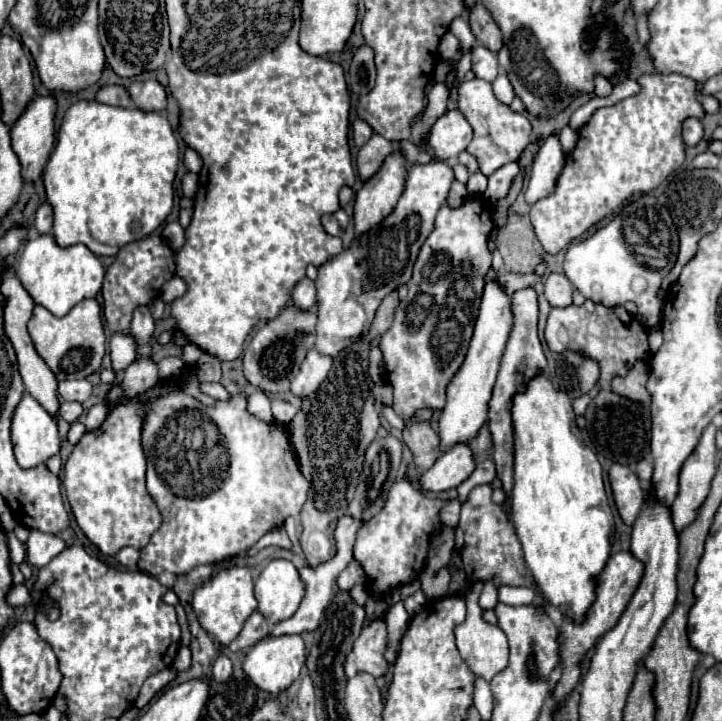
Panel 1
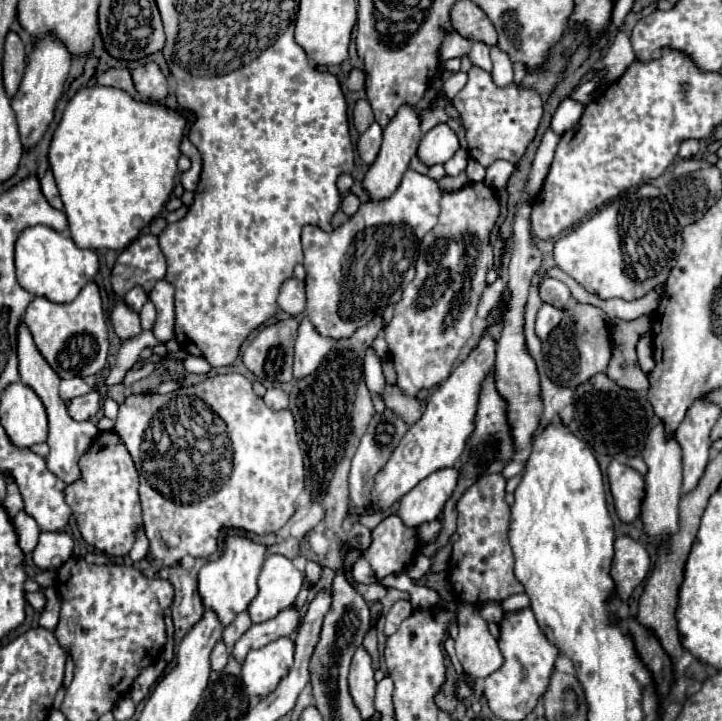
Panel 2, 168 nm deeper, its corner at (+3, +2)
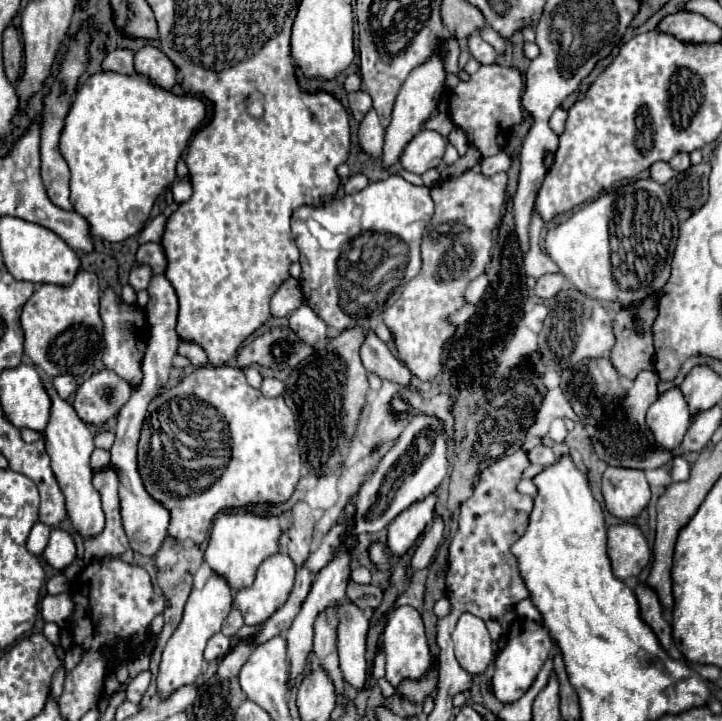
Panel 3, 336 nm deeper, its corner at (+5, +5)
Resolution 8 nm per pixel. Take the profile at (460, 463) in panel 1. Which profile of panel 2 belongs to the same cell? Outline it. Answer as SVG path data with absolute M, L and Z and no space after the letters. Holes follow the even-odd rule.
M456 467L440 469L422 479L410 493L400 501L398 515L408 527L418 527L426 521L432 521L442 513L444 503L452 495L460 471Z

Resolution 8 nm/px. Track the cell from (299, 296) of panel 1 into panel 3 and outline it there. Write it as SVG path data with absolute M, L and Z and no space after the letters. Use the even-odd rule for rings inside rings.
M288 278L272 296L270 300L270 314L272 316L288 316L304 302L300 282L296 278Z

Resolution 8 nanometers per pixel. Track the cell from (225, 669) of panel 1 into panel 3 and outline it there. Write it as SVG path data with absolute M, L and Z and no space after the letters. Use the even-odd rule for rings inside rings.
M222 632L214 634L214 636L208 640L206 650L204 650L204 658L206 658L206 662L218 658L218 656L224 654L228 648L230 648L230 638L226 638Z

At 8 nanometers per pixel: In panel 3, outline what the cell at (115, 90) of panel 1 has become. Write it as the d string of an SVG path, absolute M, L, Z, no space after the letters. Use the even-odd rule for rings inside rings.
M114 50L110 52L104 62L102 62L102 70L112 70L112 72L120 72L120 74L134 74L134 52L132 50Z

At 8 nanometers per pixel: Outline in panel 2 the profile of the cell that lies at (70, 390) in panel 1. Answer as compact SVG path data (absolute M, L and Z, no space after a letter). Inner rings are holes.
M72 377L72 379L64 379L60 383L60 397L64 399L64 403L68 403L74 397L86 395L88 391L92 391L90 385L86 385L86 381L82 377Z

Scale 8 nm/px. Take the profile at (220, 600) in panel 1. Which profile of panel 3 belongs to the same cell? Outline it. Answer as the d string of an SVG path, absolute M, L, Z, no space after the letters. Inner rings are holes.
M220 512L214 520L210 542L208 542L208 548L206 548L206 554L204 554L212 572L226 576L228 584L234 590L250 586L254 582L258 566L268 556L278 552L278 540L282 536L280 522L288 516L290 516L290 512L284 512L280 516L258 516L258 514L252 514L252 512L236 512L236 514Z

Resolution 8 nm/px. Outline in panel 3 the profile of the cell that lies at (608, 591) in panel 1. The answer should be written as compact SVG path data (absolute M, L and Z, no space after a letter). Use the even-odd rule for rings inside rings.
M634 524L608 526L608 556L620 580L638 576L650 562L650 548Z

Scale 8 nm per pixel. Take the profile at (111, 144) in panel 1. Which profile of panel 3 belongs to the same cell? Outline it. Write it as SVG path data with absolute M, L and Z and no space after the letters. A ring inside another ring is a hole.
M98 72L82 84L66 118L60 152L72 174L70 202L74 210L90 222L92 236L108 242L122 242L144 228L156 198L174 182L176 162L204 118L206 104L200 98L190 94L176 96L170 90L152 84L150 78L142 74Z

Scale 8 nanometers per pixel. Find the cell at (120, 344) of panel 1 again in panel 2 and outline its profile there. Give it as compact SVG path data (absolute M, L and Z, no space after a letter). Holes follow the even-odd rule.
M116 303L116 307L112 309L112 315L110 315L110 323L114 327L114 333L126 341L130 337L136 337L138 333L142 333L142 327L140 327L140 317L126 307L126 303Z

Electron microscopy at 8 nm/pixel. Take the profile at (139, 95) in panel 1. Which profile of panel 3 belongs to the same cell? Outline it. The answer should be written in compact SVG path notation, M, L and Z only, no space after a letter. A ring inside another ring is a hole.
M144 46L134 54L134 66L138 74L144 74L152 78L154 84L170 90L176 84L176 66L170 62L170 58L154 48L154 46Z

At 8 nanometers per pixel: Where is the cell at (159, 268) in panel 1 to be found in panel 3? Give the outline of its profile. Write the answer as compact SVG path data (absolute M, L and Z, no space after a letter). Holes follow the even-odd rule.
M156 242L142 244L136 254L136 262L150 264L154 274L162 274L166 270L166 254L164 254L162 244L156 244Z

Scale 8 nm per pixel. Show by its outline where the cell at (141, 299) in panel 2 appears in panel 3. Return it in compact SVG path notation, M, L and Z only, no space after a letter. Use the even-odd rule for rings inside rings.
M134 264L128 282L138 292L138 290L144 290L148 286L150 278L152 278L152 268L150 266L146 266L146 264Z

